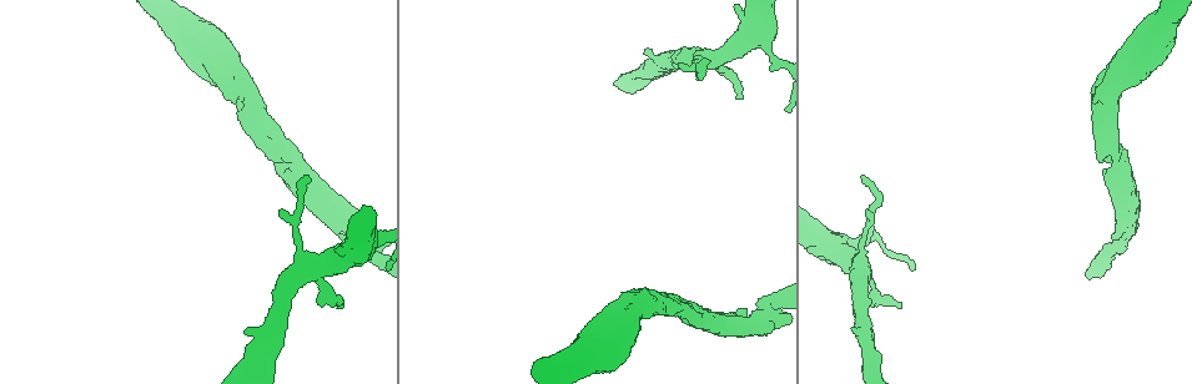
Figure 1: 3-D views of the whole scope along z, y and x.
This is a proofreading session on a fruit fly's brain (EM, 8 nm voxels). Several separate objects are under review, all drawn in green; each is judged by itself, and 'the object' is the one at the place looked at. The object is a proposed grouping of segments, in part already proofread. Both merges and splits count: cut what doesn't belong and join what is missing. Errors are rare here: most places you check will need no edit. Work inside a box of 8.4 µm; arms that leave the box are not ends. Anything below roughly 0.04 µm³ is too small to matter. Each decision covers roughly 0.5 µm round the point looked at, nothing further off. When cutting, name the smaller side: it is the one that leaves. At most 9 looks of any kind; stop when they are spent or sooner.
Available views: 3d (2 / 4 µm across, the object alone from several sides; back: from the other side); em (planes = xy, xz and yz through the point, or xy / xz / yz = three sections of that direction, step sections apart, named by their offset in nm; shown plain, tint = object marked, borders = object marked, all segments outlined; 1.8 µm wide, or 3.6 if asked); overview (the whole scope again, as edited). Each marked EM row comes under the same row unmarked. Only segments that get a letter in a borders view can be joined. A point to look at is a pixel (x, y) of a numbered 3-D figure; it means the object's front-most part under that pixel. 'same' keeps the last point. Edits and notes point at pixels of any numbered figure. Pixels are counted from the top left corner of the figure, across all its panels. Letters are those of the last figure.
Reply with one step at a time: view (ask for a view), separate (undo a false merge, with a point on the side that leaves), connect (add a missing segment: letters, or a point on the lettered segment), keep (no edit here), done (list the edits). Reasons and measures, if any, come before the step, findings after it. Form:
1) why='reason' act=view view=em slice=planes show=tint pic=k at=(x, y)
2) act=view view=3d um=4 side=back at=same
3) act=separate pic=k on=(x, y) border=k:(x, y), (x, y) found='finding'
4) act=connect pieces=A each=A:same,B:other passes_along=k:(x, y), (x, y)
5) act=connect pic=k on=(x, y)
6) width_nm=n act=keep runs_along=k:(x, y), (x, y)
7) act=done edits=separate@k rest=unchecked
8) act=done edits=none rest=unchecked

why='free end' act=view view=3d um=2 side=back pic=1 at=(250, 329)

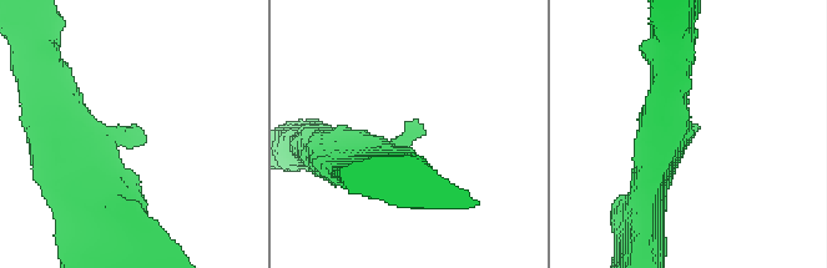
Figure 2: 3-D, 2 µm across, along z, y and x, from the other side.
arm_widths_nm=300,320 why='shape alone is not enough' act=view view=em slice=planes show=borders pic=2 at=(129, 127)

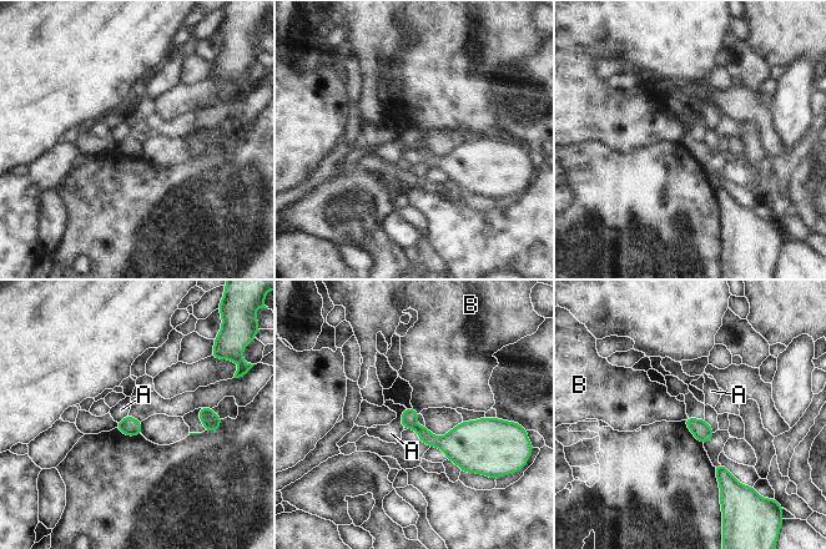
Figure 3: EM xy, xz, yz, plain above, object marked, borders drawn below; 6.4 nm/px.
act=keep each=A:other,B:other border=3:(412, 409), (419, 413) found='none of them fits'

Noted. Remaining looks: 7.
why='sudden change in width' act=view view=3d um=4 pic=1 at=(747, 35)

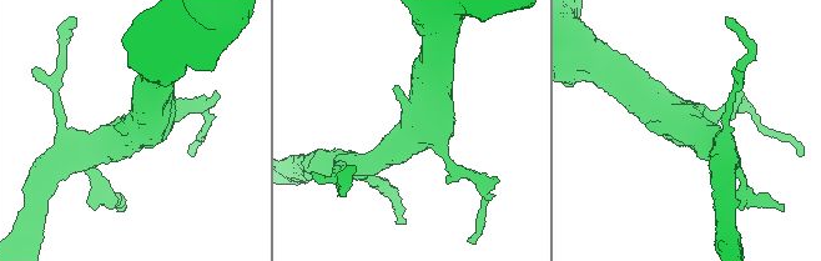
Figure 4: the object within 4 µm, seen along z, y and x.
act=view view=em slice=xy step=4 show=borders pic=4 at=(688, 130)

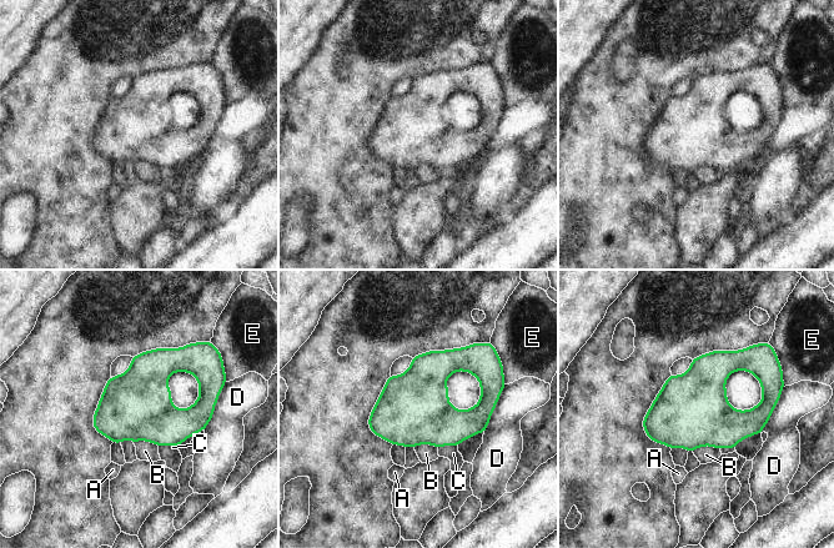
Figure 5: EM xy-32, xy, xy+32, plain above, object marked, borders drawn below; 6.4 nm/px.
act=keep each=A:other,B:other,C:other,D:other,E:other border=5:(719, 450), (699, 446), (692, 451) found='continuous, no second neuron'

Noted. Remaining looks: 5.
why='branch stops here' act=view view=3d um=2 side=back pic=1 at=(740, 98)

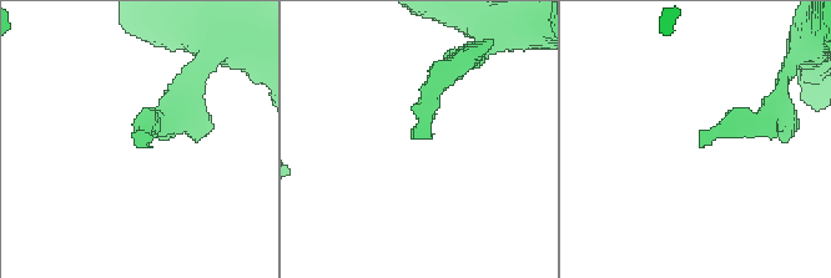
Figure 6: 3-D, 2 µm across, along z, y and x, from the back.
why='need the tissue' act=view view=em slice=planes show=borders pic=6 at=(416, 139)

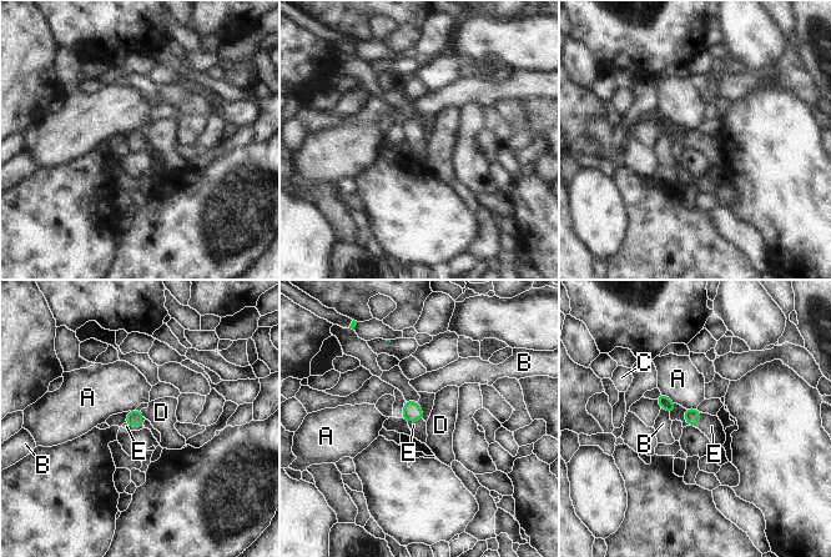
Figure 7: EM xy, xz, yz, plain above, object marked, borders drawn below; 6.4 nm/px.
act=connect pic=7 on=(126, 426) each=A:other,B:other,C:other,D:other,E:same passes_along=7:(134, 418), (136, 426), (126, 426) found='it goes on there'

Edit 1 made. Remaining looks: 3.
why='tapers out' act=view view=em slice=xz step=16 show=borders pic=1 at=(860, 177)

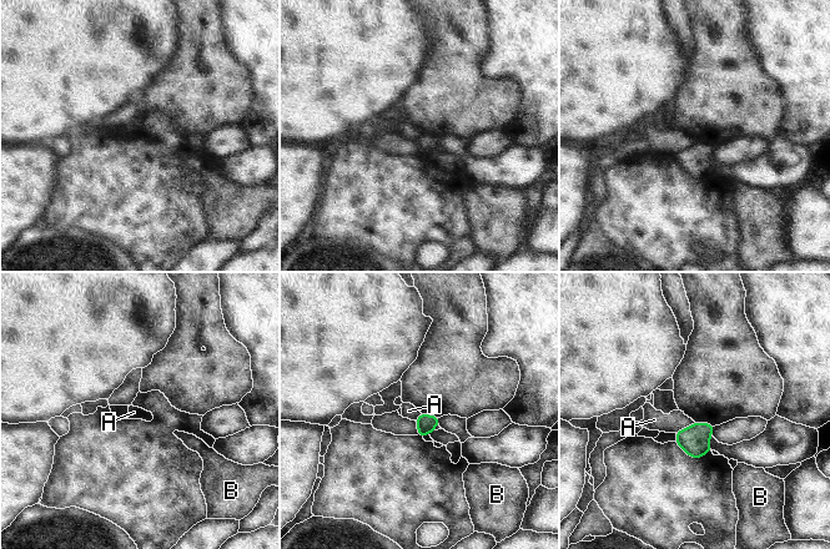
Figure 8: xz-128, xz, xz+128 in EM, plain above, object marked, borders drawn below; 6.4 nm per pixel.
longest_contact=A:150nm act=keep each=A:other,B:other border=8:(694, 422), (675, 433) found='no lettered segment goes on from it'

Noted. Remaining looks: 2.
act=done edits=connect@7 rest=unchecked

